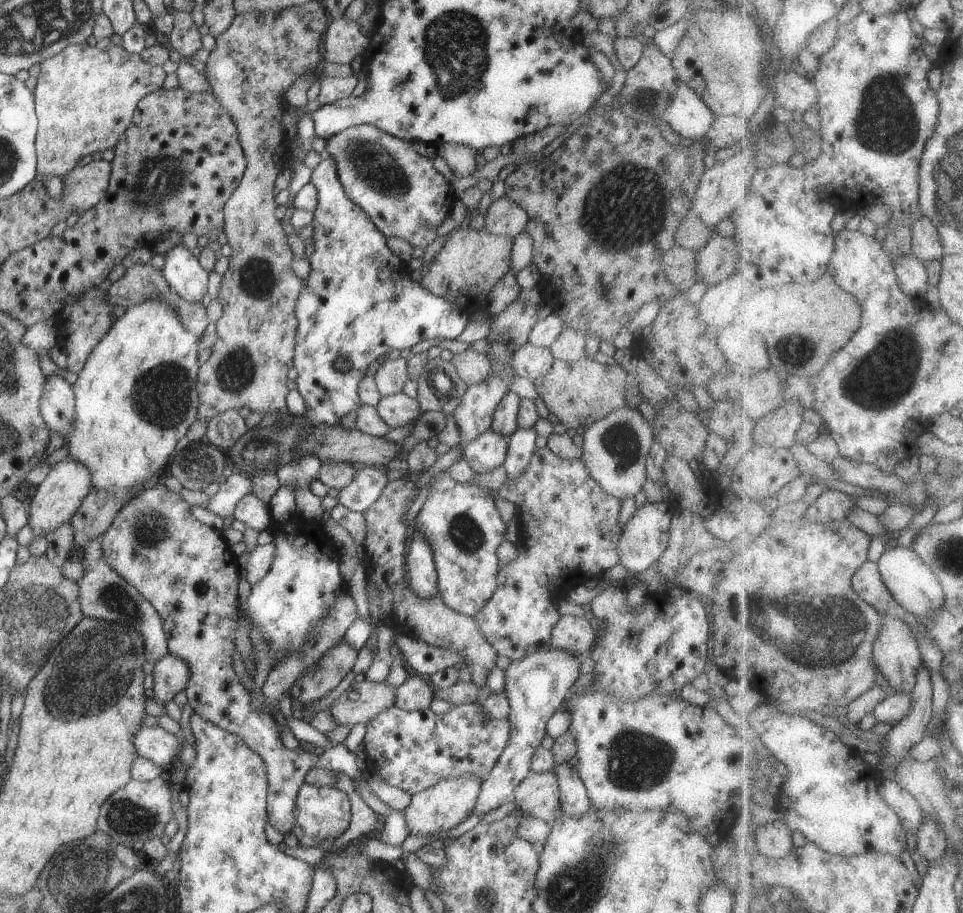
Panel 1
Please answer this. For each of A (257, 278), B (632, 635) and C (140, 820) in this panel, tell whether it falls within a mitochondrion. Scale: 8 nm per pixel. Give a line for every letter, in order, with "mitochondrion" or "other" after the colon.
A: mitochondrion
B: other
C: mitochondrion

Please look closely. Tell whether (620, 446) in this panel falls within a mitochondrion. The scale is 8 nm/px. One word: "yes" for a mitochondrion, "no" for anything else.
yes

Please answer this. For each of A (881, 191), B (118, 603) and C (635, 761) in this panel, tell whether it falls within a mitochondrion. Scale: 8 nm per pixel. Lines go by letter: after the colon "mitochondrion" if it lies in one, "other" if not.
A: other
B: mitochondrion
C: mitochondrion

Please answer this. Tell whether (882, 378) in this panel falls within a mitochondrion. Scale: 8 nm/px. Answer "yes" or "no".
yes

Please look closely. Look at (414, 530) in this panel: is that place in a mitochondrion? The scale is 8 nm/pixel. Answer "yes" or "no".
no

